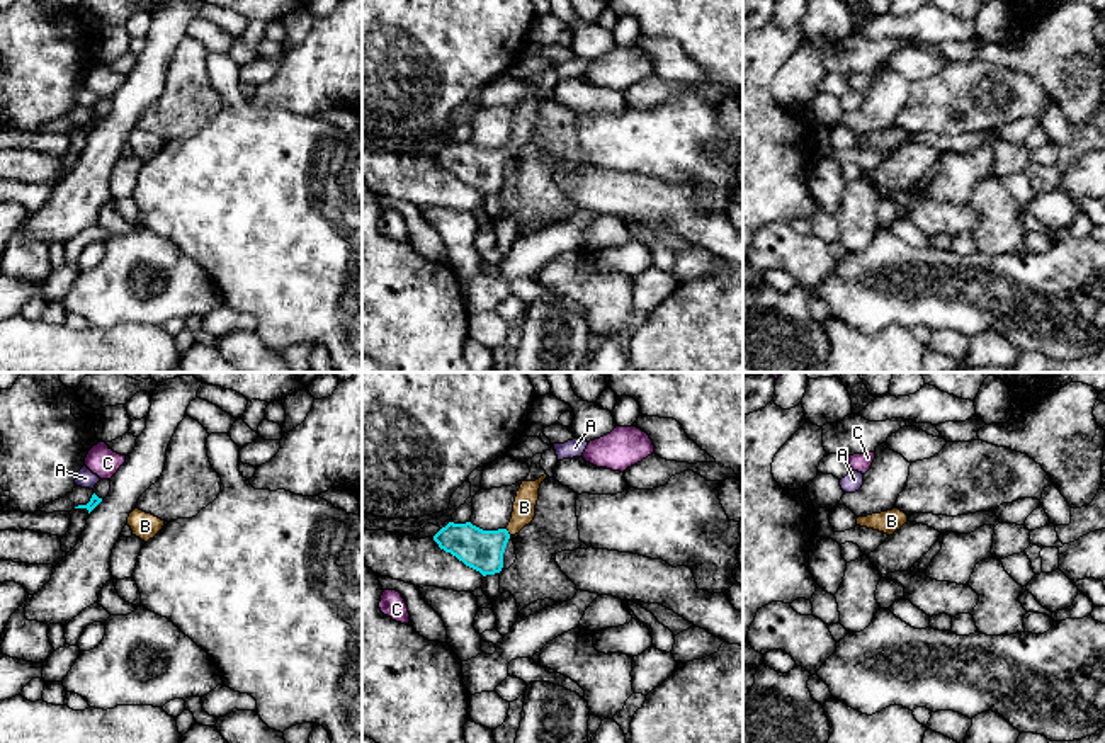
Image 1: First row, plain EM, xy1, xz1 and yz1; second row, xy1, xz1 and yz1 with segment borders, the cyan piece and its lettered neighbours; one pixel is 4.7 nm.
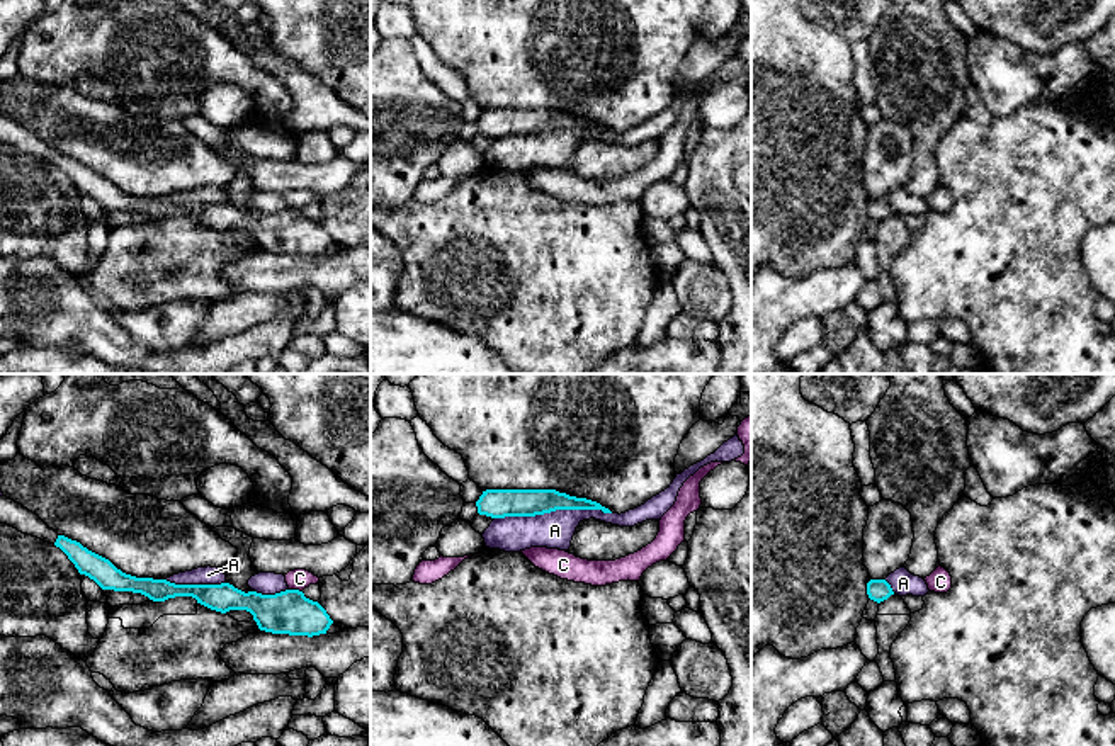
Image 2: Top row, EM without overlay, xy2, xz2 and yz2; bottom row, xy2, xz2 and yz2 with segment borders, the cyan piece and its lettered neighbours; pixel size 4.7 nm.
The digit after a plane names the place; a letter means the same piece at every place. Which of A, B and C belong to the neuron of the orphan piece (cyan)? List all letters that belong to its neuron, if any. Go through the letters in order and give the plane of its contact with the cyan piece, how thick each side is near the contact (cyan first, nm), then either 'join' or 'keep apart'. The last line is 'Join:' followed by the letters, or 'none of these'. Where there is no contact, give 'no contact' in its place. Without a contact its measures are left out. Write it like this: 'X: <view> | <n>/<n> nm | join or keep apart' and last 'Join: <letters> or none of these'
A: xz2 | 130/180 nm | keep apart
B: xz1 | 190/110 nm | join
C: xy2 | 200/100 nm | keep apart
Join: B

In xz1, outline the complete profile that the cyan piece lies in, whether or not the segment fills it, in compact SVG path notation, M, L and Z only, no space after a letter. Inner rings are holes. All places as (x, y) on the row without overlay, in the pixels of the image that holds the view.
M547 94L536 100L522 100L513 121L512 138L505 148L483 150L471 141L449 141L434 155L434 160L440 168L450 172L483 196L500 192L508 158L518 153L536 136L539 107L546 97Z

